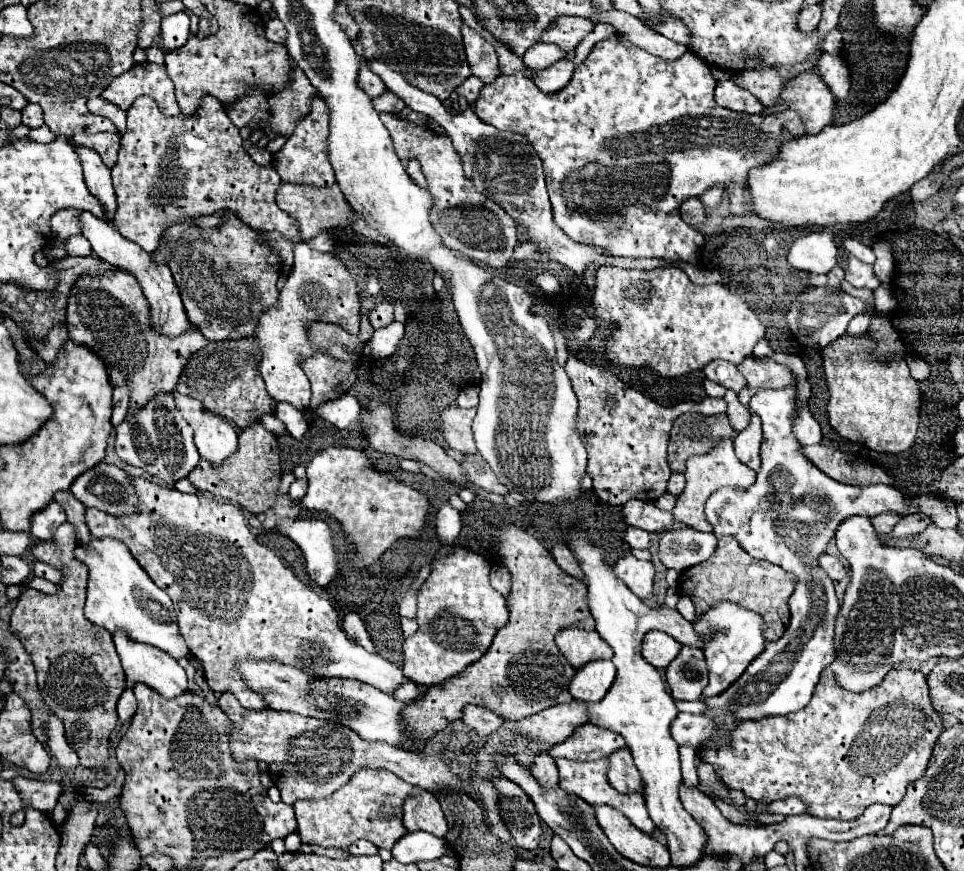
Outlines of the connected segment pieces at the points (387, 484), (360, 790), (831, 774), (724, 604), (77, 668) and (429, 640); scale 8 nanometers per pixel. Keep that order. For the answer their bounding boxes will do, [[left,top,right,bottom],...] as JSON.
[[301,448,427,566],[293,770,413,850],[701,666,943,820],[693,600,767,696],[11,522,125,770],[403,550,507,686]]

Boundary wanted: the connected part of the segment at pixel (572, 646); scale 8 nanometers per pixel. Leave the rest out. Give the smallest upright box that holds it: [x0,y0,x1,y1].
[555,628,613,670]

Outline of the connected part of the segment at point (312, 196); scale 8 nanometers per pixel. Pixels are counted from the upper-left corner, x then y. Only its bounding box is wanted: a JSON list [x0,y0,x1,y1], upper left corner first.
[277,182,357,240]

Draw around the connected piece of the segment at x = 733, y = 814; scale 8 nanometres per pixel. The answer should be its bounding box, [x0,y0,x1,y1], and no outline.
[715,798,761,828]

